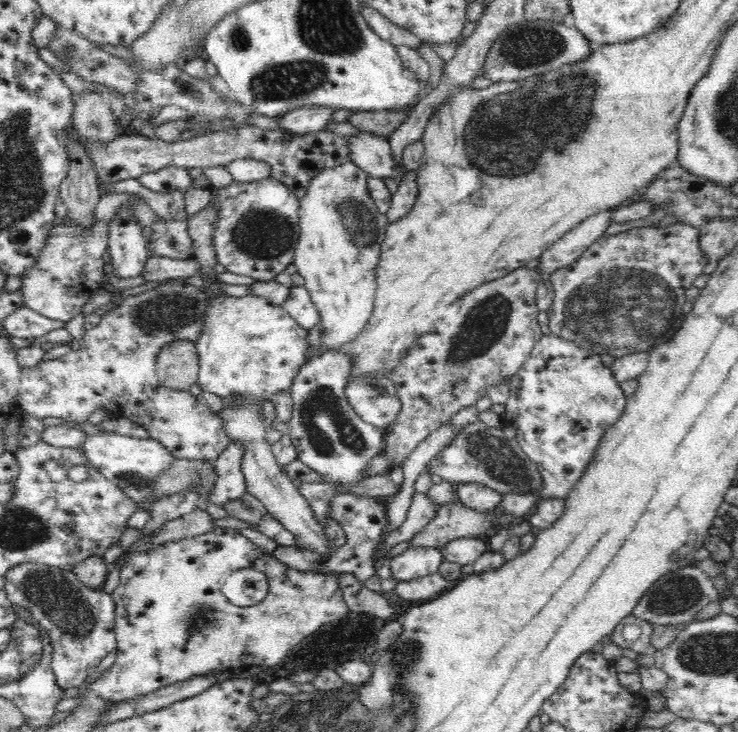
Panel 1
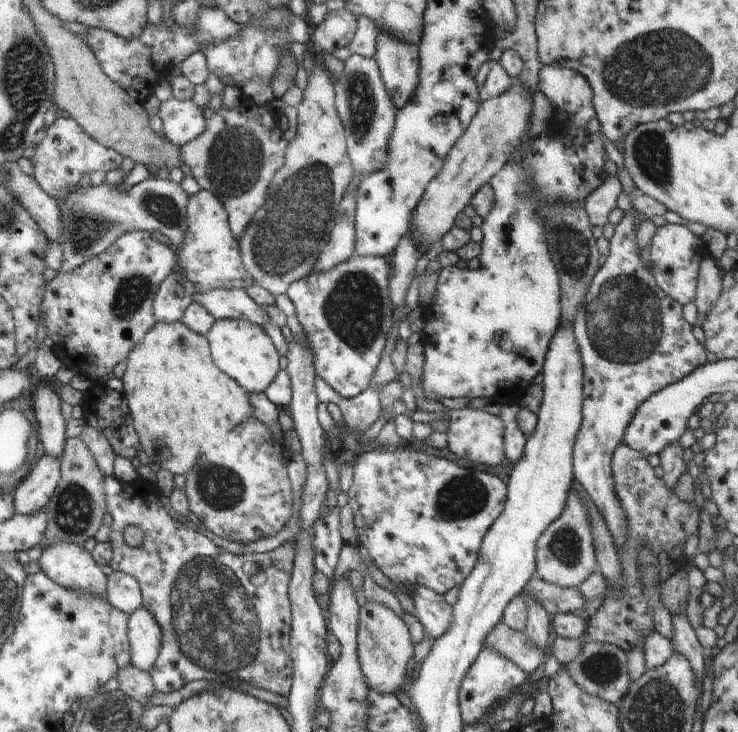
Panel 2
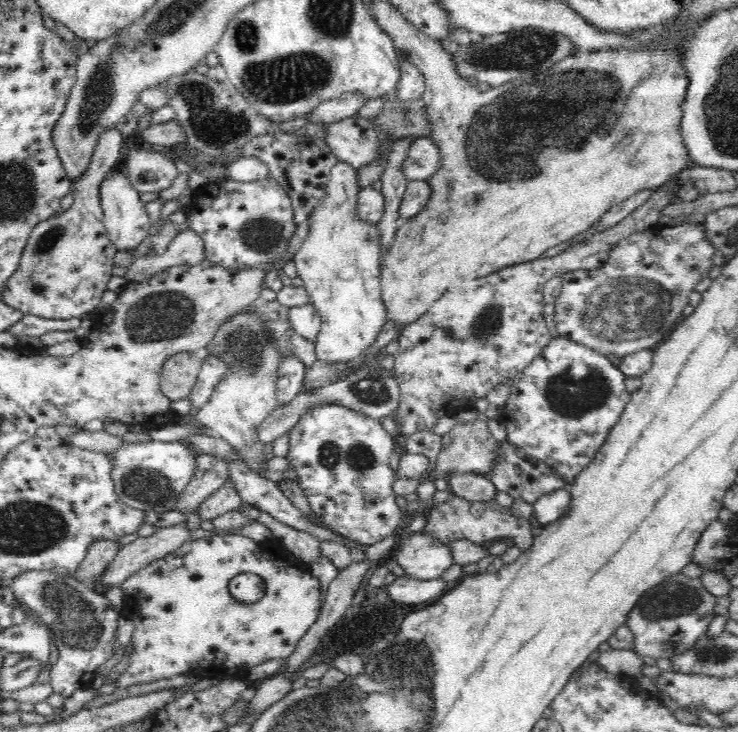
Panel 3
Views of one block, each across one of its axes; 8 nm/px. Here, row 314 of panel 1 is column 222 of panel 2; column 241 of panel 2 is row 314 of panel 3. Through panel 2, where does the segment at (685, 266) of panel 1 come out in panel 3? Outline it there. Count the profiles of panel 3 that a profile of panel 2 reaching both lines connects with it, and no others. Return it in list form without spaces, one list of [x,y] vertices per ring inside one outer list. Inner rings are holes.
[[[682,223],[671,227],[665,226],[652,226],[649,229],[635,232],[626,238],[623,238],[620,242],[617,242],[609,250],[609,256],[606,262],[603,262],[602,266],[594,267],[593,269],[578,269],[570,271],[569,273],[561,274],[563,288],[559,297],[556,299],[556,315],[554,321],[557,327],[559,337],[574,341],[581,346],[586,346],[598,354],[602,354],[606,357],[626,357],[631,353],[639,352],[645,349],[654,349],[662,342],[665,342],[670,334],[677,328],[677,324],[684,317],[682,315],[683,310],[689,306],[689,294],[694,291],[694,287],[702,278],[708,276],[708,271],[712,268],[712,256],[716,254],[716,249],[709,243],[708,237],[705,233],[703,225],[696,223]]]

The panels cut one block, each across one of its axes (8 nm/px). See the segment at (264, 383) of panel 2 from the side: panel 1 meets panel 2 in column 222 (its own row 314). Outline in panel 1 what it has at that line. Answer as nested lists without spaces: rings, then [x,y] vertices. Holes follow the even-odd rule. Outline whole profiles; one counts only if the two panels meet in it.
[[[348,160],[334,168],[324,168],[314,175],[306,196],[299,200],[301,233],[295,246],[293,264],[296,265],[298,274],[304,278],[304,286],[321,314],[324,351],[338,351],[343,345],[352,343],[366,329],[374,311],[376,266],[389,222],[387,215],[381,214],[374,199],[368,194],[369,177],[367,172]]]

